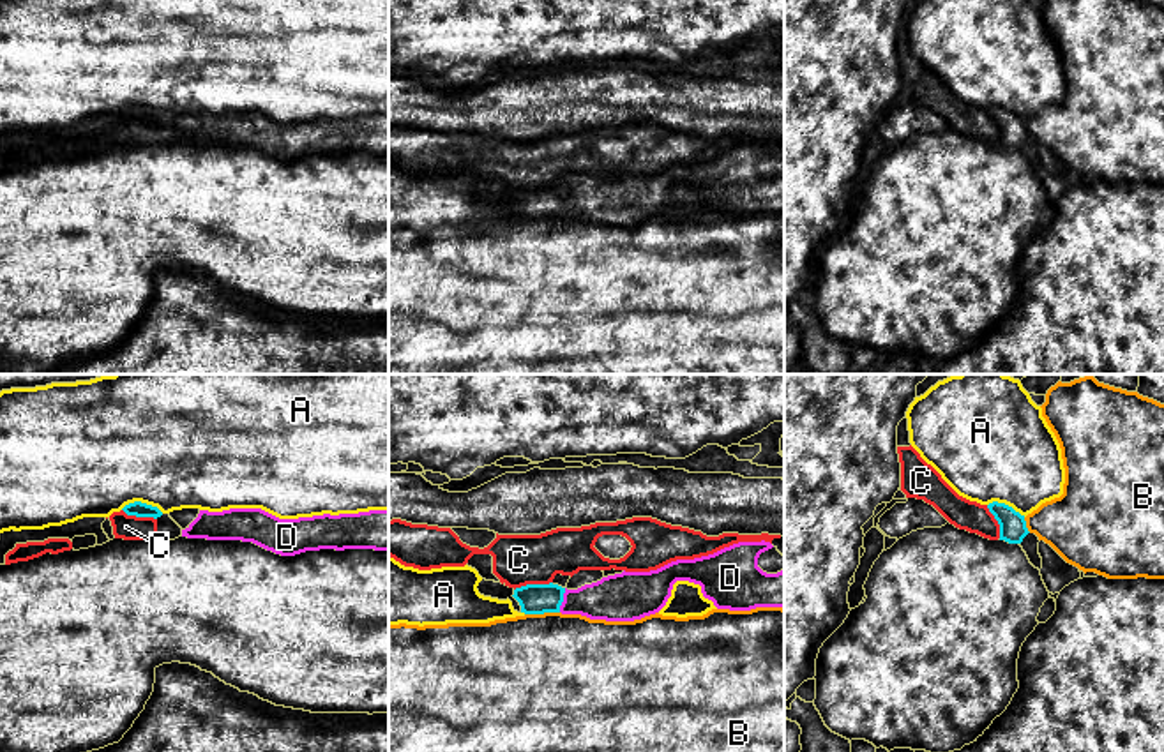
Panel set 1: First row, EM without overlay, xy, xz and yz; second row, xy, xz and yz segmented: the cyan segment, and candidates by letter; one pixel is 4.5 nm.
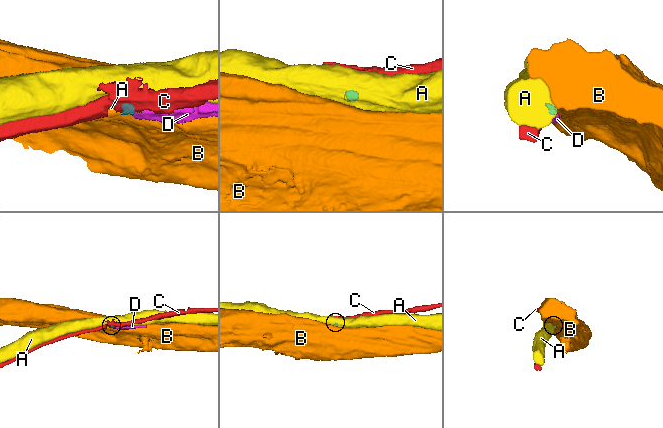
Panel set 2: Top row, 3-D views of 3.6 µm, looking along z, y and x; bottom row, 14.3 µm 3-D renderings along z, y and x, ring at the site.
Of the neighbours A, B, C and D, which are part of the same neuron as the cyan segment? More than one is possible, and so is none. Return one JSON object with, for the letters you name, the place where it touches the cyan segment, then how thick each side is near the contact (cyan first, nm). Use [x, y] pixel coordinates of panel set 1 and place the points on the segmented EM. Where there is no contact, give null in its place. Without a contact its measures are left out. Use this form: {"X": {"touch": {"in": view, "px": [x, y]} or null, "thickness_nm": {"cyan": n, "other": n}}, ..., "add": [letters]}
{"D": {"touch": {"in": "xz", "px": [562, 601]}, "thickness_nm": {"cyan": 140, "other": 220}}, "add": ["D"]}

